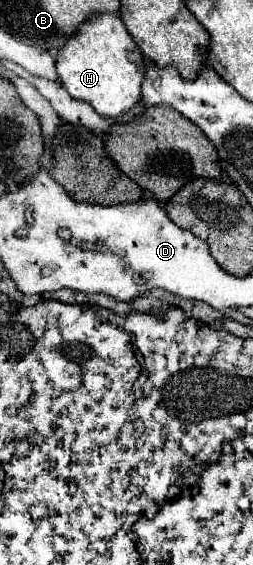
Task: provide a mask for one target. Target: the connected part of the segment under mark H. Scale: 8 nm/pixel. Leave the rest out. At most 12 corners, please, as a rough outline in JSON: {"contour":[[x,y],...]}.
{"contour":[[119,16],[59,52],[73,98],[103,118],[141,100],[145,58]]}

